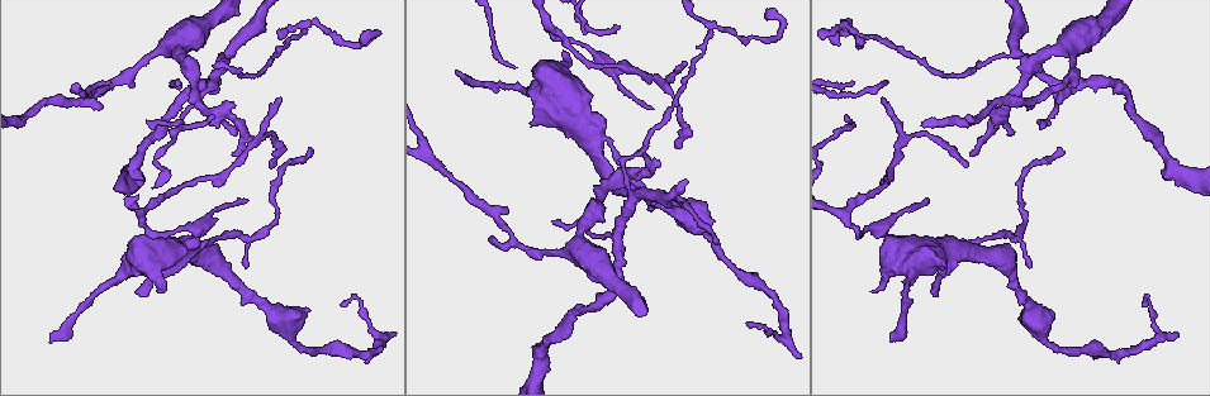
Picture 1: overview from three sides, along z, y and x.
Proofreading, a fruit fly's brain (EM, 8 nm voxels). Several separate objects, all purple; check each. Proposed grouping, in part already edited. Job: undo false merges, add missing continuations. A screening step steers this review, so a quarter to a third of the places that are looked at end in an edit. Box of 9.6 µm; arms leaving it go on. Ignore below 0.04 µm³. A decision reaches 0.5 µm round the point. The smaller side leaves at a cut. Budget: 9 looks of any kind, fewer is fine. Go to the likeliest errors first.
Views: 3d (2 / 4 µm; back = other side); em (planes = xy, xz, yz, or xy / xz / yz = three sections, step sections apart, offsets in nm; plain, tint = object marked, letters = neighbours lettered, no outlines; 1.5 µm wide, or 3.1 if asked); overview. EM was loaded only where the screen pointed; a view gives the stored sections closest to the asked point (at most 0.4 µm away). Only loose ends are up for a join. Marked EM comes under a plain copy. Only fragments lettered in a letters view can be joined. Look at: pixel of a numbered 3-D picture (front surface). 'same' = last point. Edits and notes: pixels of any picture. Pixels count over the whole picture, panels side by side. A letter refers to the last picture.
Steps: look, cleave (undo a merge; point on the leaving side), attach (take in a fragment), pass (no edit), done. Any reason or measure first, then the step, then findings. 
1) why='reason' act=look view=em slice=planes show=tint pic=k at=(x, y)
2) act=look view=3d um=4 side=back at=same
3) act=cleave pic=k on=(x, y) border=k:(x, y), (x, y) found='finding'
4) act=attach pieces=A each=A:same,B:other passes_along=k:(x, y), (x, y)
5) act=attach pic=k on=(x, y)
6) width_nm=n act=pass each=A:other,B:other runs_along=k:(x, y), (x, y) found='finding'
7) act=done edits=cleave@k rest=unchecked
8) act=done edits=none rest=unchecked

why='free end' act=look view=em slice=planes show=letters pic=1 at=(710, 224)

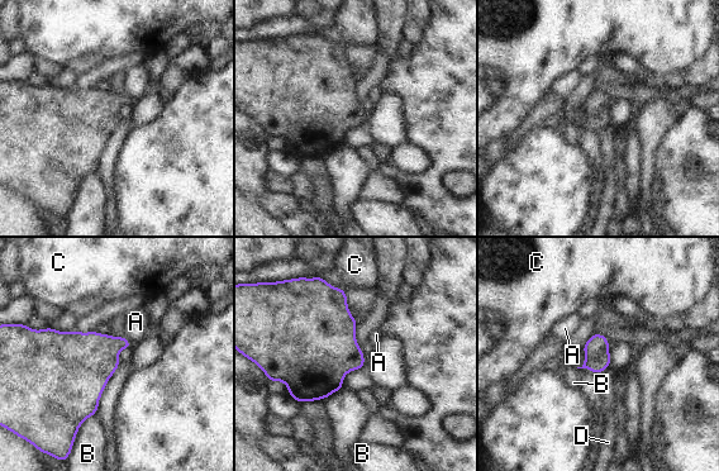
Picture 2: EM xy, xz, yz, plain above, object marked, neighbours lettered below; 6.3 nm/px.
longest_contact=B:200nm act=pass each=A:other,B:other,C:other,D:other border=2:(123, 336), (132, 346) found='no lettered fragment goes on from it'

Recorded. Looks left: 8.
act=look view=3d um=2 pic=1 at=(142, 220)

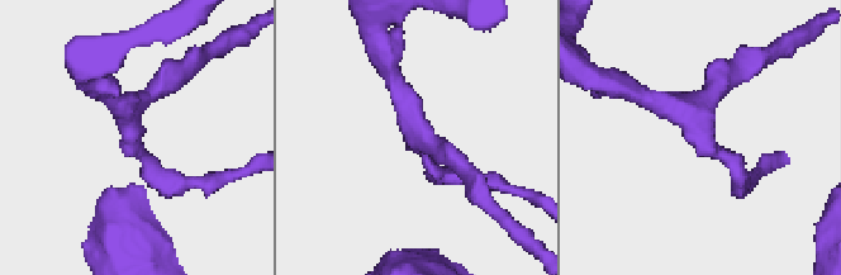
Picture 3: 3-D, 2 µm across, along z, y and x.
arms=3 why='now the EM' act=look view=em slice=planes show=letters pic=3 at=(708, 134)

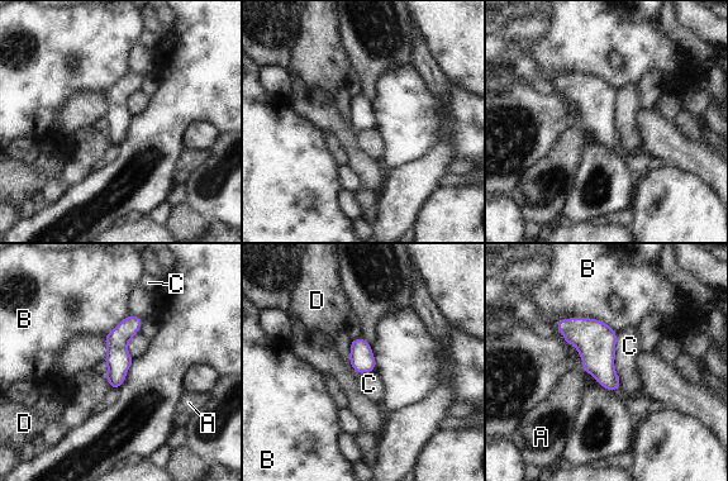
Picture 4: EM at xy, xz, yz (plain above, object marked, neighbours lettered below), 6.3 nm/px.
act=pass each=A:other,B:other,C:other,D:other runs_along=4:(137, 319), (117, 339), (114, 385) found='all the same neuron'

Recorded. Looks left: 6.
why='branch stops here' act=look view=em slice=yz step=8 show=tint pic=1 at=(870, 291)

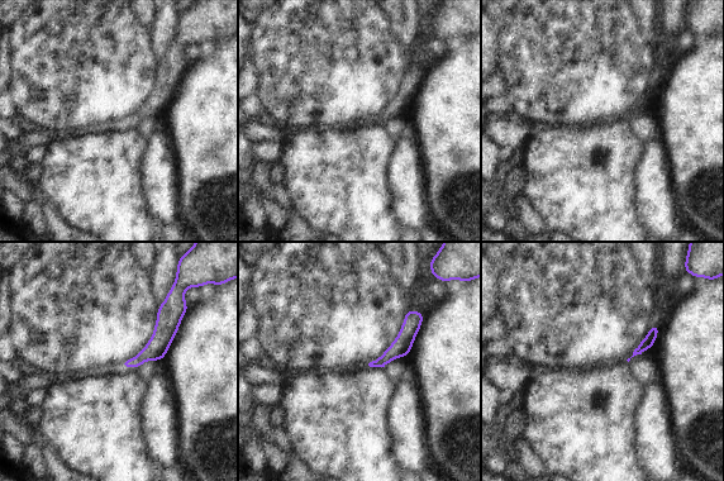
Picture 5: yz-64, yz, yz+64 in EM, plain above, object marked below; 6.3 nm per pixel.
act=look view=em slice=xz step=4 show=letters at=same

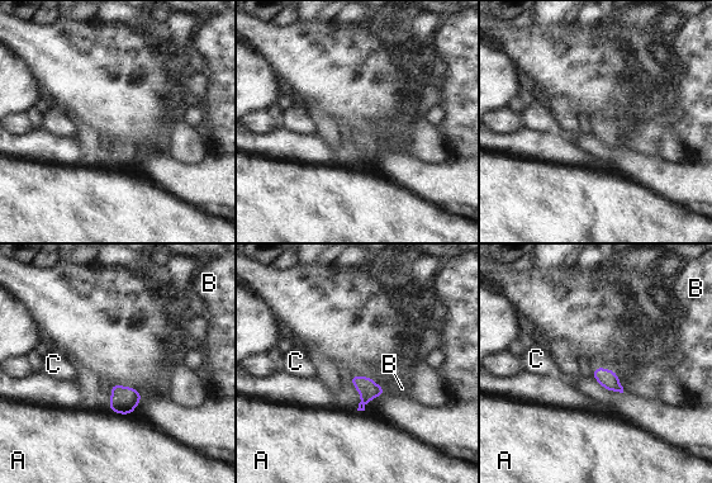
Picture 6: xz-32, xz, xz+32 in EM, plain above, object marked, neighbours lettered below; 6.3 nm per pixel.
act=pass each=A:other,B:other,C:other border=6:(622, 387), (623, 391) found='none of them fits'

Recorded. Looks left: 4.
why='an open end' act=look view=em slice=yz step=4 show=letters pic=1 at=(236, 131)

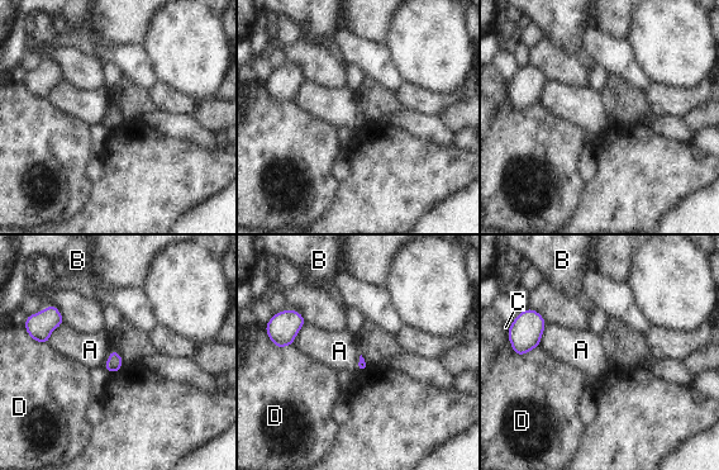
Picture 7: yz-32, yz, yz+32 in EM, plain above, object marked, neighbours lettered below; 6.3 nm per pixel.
act=pass each=A:other,B:other,C:other,D:other border=7:(62, 323), (51, 333), (47, 342) found='none of them fits'

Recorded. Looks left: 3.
act=done edits=none rest=unchecked

